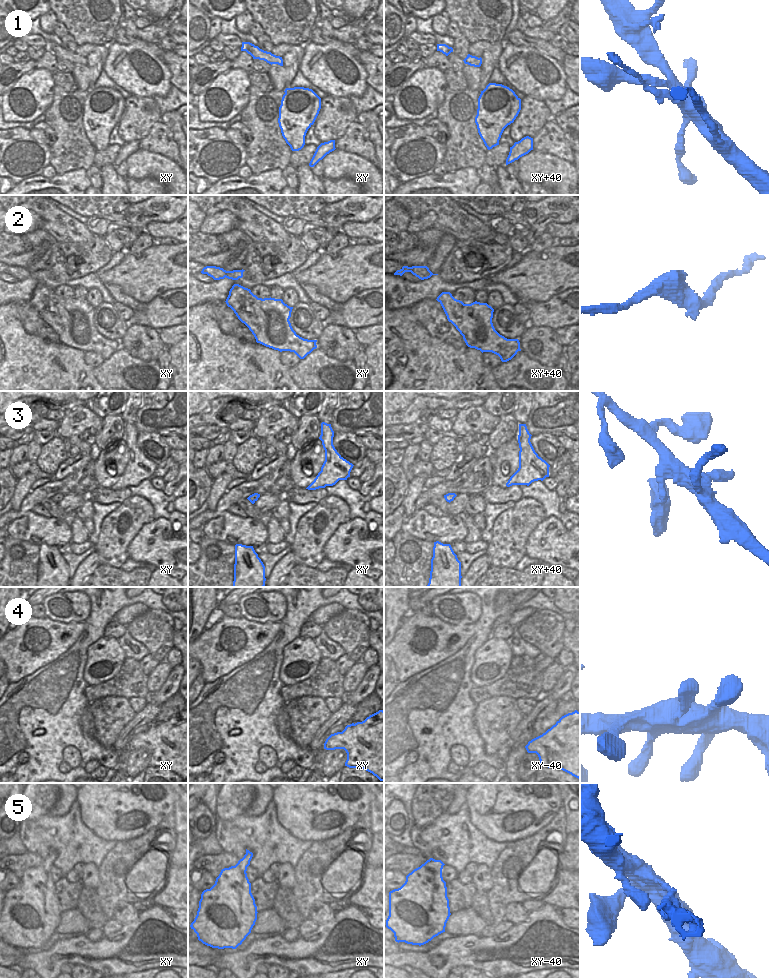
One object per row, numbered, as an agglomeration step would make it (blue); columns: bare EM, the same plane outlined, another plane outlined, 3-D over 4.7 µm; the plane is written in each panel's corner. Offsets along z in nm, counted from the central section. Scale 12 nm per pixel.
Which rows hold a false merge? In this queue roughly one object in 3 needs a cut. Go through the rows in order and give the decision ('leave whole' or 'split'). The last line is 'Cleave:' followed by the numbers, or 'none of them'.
1: leave whole
2: leave whole
3: leave whole
4: leave whole
5: split
Cleave: 5

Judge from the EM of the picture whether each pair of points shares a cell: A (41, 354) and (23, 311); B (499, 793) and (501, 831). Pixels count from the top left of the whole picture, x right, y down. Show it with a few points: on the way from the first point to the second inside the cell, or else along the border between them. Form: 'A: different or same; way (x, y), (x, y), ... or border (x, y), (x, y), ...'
A: different; border (18, 316), (29, 333), (55, 343)
B: same; way (501, 802), (501, 822)

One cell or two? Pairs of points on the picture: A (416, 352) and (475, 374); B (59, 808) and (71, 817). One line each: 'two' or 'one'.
A: one
B: two

